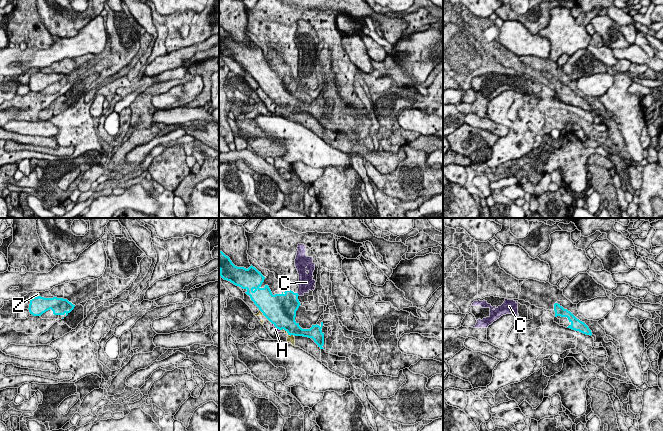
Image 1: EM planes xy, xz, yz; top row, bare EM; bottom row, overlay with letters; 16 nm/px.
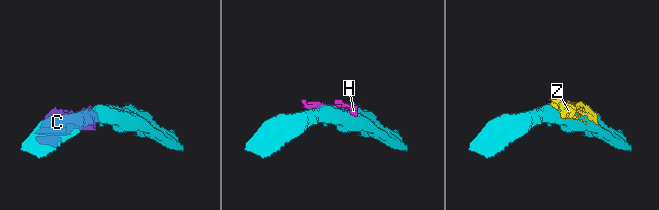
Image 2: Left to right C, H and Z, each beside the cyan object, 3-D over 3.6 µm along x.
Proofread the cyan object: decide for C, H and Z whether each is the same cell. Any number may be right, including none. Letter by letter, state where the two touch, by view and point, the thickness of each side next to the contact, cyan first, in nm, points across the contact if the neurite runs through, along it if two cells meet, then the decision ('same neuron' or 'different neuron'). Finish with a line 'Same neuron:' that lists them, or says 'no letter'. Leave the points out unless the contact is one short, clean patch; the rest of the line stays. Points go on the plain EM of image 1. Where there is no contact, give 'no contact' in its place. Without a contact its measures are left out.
C: xz (297, 70) | 380/240 nm | along xz (297, 69), (299, 71) | different neuron
H: xz (276, 103) | 440/60 nm | different neuron
Z: xz (288, 109) | 360/120 nm | different neuron
Same neuron: no letter

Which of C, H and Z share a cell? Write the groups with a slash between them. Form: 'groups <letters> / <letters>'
groups C / H Z

